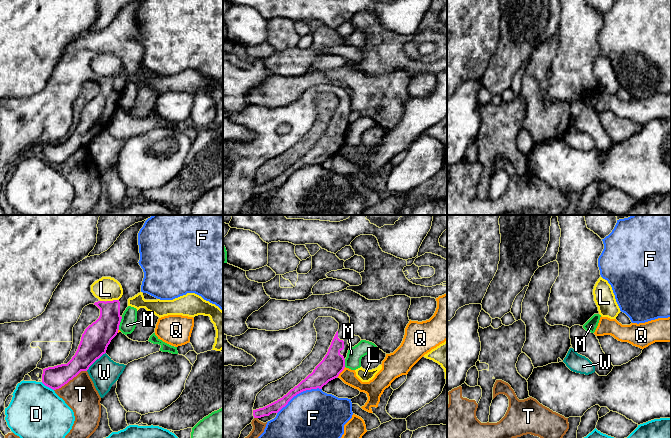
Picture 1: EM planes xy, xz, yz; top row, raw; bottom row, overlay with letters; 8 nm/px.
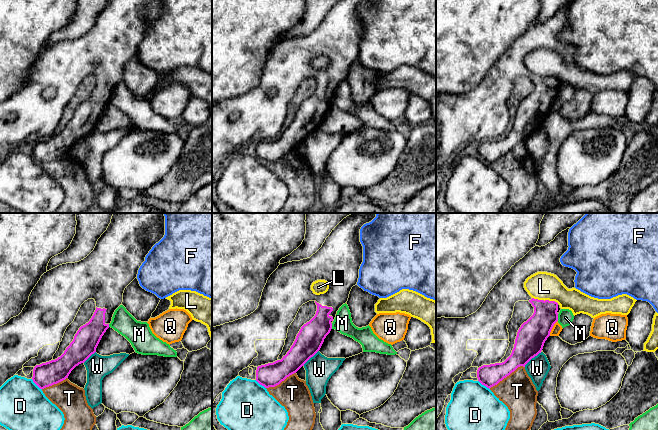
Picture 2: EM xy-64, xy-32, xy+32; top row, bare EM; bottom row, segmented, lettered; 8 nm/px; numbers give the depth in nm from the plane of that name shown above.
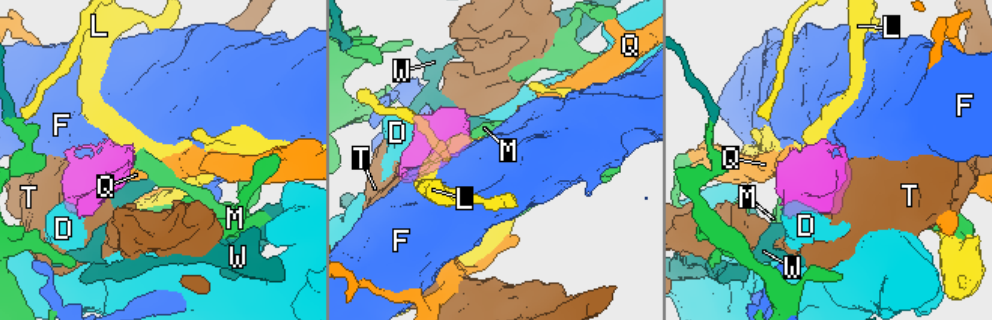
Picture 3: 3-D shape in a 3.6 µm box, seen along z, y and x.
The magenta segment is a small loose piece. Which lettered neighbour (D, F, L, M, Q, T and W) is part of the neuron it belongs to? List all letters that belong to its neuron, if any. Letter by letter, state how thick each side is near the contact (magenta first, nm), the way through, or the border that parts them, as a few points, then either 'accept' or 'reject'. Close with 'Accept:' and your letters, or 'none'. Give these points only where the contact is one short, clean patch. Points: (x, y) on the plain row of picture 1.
D: calibres 180 and 460 nm; border xy (41, 158), (53, 166); reject
F: calibres 160 and 480 nm; reject
L: calibres 200 and 190 nm; border xy (118, 75), (106, 77); reject
M: calibres 220 and 130 nm; border xy (122, 93), (118, 105); reject
Q: calibres 180 and 120 nm; border xz (345, 143), (337, 152); reject
T: calibres 180 and 260 nm; reject
W: calibres 220 and 240 nm; border xy (105, 128), (86, 146); reject
Accept: none

